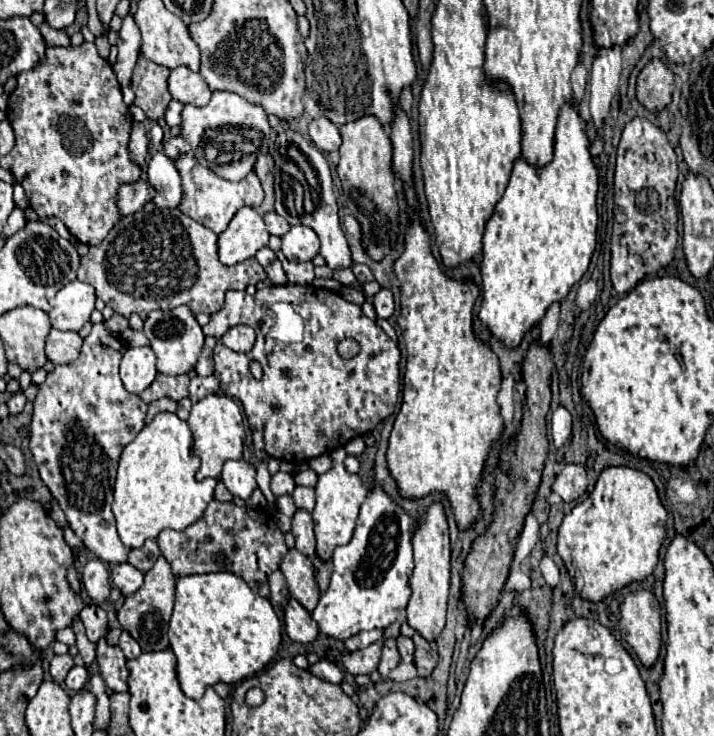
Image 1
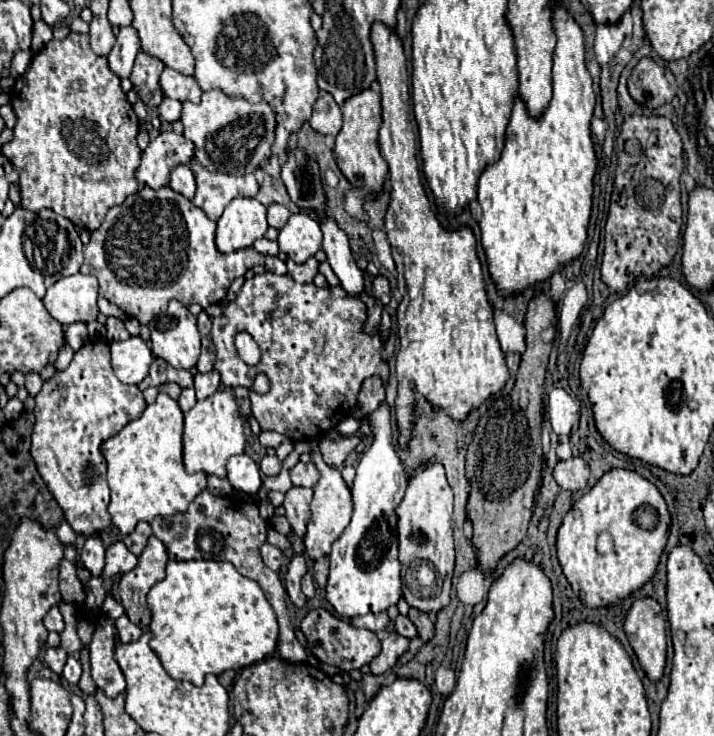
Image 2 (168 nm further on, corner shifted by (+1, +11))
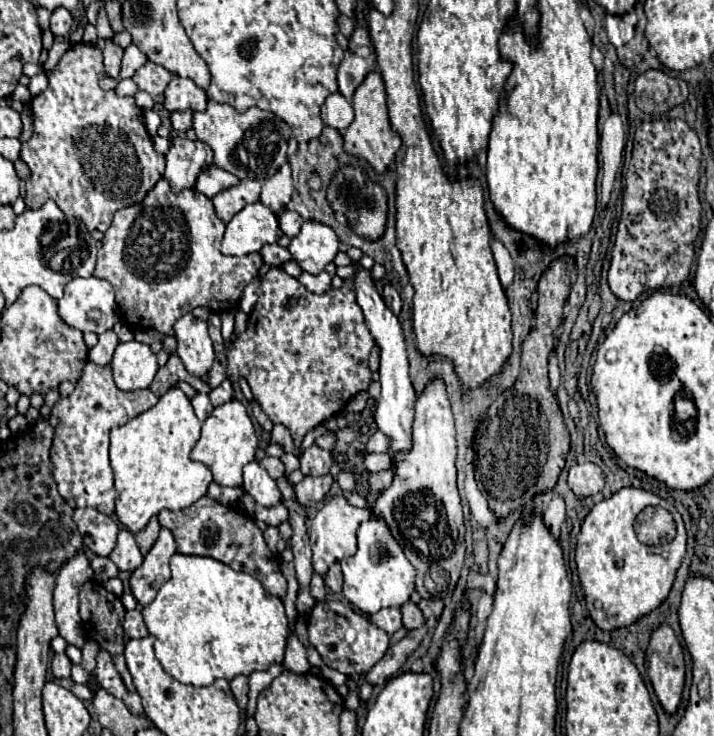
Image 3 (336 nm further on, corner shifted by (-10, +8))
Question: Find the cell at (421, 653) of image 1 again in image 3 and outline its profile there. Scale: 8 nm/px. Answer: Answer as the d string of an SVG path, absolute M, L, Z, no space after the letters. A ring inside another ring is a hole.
M421 599L419 609L423 611L423 617L441 617L443 601L441 599Z

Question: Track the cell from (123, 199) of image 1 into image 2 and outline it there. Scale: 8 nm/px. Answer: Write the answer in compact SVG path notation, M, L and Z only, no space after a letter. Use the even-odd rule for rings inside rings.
M162 132L144 150L140 168L136 170L136 178L142 186L150 186L154 190L162 188L168 184L172 168L176 168L178 164L188 164L192 156L194 144L190 140L174 132Z

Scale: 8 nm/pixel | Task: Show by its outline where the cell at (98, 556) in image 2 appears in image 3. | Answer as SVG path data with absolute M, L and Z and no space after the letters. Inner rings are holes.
M75 509L73 519L79 527L85 547L99 557L109 557L117 543L117 523L109 515L103 515L95 509Z

